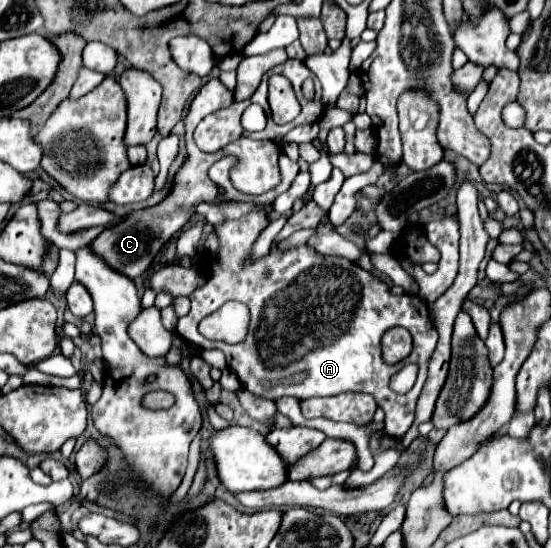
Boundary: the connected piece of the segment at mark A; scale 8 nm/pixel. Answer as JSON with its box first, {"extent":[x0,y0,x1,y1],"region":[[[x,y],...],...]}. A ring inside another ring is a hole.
{"extent":[176,154,438,438],"region":[[[282,154],[280,156],[280,176],[282,176],[280,184],[274,186],[272,190],[260,194],[260,196],[248,196],[248,194],[238,192],[232,186],[228,172],[230,172],[230,156],[220,158],[210,168],[210,180],[222,190],[220,202],[252,202],[256,206],[256,210],[252,210],[252,212],[248,212],[248,214],[244,214],[244,216],[240,216],[236,220],[224,220],[220,224],[214,224],[214,234],[218,236],[218,244],[220,246],[218,246],[216,254],[210,254],[206,260],[198,262],[206,282],[190,294],[192,310],[178,320],[178,326],[176,326],[178,336],[184,342],[200,346],[204,350],[206,348],[220,348],[220,350],[224,350],[226,360],[228,360],[228,368],[240,378],[242,386],[248,392],[264,396],[268,400],[276,400],[280,396],[294,396],[298,400],[306,400],[306,398],[314,398],[314,396],[336,396],[336,394],[342,394],[342,392],[366,392],[366,394],[374,396],[376,404],[380,408],[384,408],[384,412],[386,412],[386,434],[402,438],[408,432],[408,428],[412,426],[412,422],[414,422],[416,400],[418,400],[420,390],[422,390],[424,380],[426,380],[426,360],[432,356],[432,352],[436,348],[436,342],[438,342],[438,332],[436,332],[436,328],[434,328],[434,324],[430,320],[428,304],[422,298],[412,296],[412,294],[394,296],[390,292],[388,284],[384,280],[380,280],[378,276],[374,276],[372,272],[366,272],[358,264],[354,264],[354,262],[350,262],[346,258],[340,258],[340,256],[322,256],[322,254],[314,252],[306,244],[290,248],[290,250],[284,250],[284,252],[278,252],[278,244],[274,242],[266,256],[252,260],[250,258],[252,246],[254,246],[256,238],[262,234],[262,230],[270,224],[270,214],[264,212],[264,208],[272,206],[276,196],[286,192],[292,186],[294,178],[298,174],[298,164],[292,162],[286,154]],[[228,300],[244,302],[250,308],[248,334],[246,334],[246,338],[240,344],[234,344],[234,346],[224,344],[224,342],[206,340],[198,332],[198,322],[204,316],[208,316],[214,310],[218,310]],[[394,326],[402,326],[402,328],[406,328],[412,334],[414,348],[412,348],[410,356],[404,362],[398,362],[396,366],[388,366],[382,360],[380,338],[382,338],[382,334],[386,330],[390,330]],[[410,362],[418,364],[416,384],[412,386],[410,392],[396,394],[390,388],[390,378],[398,370],[402,370],[402,366],[406,366]],[[296,372],[306,372],[308,374],[304,378],[304,382],[300,382],[300,384],[284,384],[284,386],[278,386],[278,388],[264,388],[262,386],[264,380],[284,380],[284,378],[288,378],[288,376],[292,376]]]}

